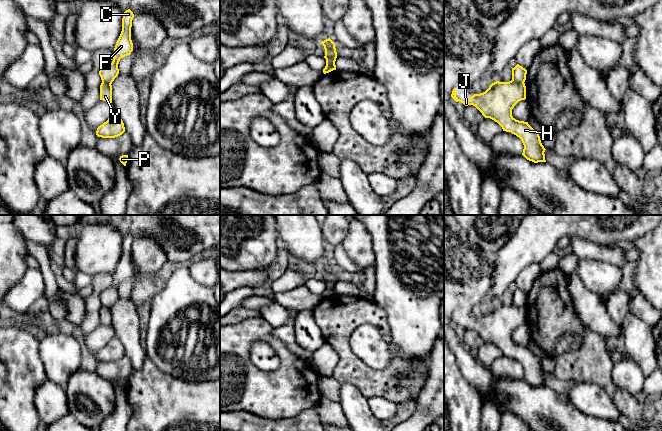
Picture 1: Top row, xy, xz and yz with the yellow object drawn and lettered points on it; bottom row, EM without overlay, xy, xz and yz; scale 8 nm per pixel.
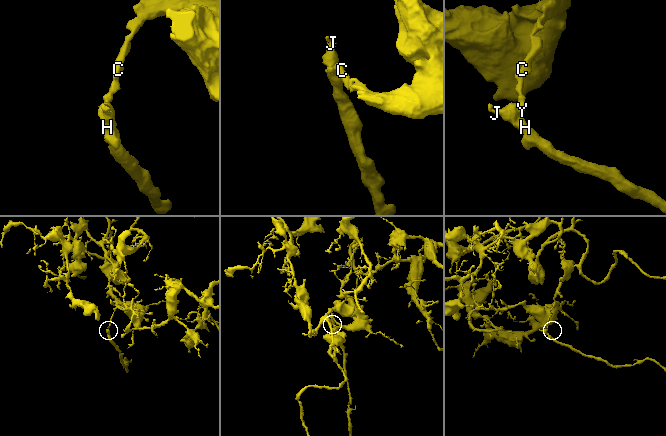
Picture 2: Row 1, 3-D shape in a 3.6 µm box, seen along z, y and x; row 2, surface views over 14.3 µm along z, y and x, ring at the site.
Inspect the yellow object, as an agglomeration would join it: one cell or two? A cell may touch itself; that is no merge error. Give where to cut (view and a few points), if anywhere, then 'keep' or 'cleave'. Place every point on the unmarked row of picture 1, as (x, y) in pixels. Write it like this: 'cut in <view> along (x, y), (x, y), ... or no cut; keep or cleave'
cut in yz along (512, 303), (517, 306), (523, 306); cleave

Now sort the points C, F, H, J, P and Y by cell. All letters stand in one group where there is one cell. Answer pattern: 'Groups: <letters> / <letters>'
Groups: C F / H J P Y

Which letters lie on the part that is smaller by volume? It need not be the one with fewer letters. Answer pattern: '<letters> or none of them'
H, J, P, Y

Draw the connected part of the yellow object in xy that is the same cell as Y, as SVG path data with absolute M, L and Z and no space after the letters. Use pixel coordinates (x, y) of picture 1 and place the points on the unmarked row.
M102 306L100 309L100 324L112 327L112 309Z

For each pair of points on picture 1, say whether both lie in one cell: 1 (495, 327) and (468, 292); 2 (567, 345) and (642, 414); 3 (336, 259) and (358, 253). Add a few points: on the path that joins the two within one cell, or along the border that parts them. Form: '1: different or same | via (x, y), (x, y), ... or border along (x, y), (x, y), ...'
1: same | via (482, 325), (474, 323), (467, 316), (467, 305)
2: different | border along (582, 337), (576, 349), (554, 352)
3: different | border along (341, 245), (359, 270)

